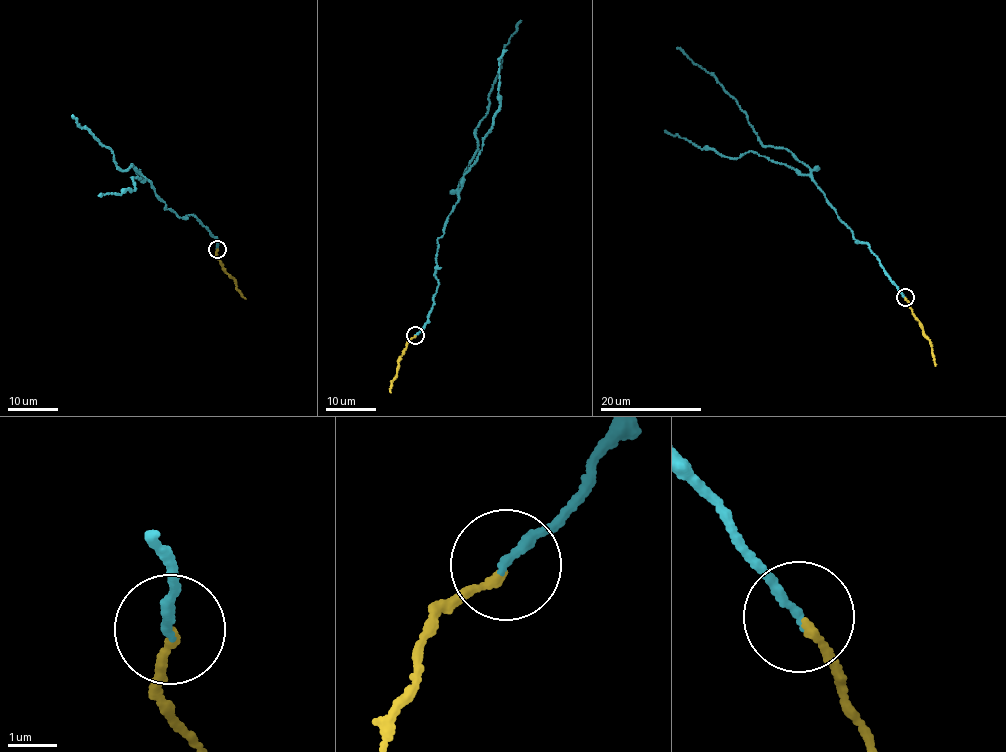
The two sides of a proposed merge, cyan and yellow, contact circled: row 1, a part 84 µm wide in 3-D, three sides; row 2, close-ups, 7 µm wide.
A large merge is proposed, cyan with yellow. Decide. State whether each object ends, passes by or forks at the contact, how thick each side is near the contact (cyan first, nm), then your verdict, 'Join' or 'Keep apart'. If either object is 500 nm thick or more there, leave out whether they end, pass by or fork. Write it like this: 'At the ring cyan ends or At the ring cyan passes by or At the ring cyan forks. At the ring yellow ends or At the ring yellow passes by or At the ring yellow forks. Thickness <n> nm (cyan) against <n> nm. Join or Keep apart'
At the ring cyan ends. At the ring yellow ends. Thickness 180 nm (cyan) against 160 nm. Join

